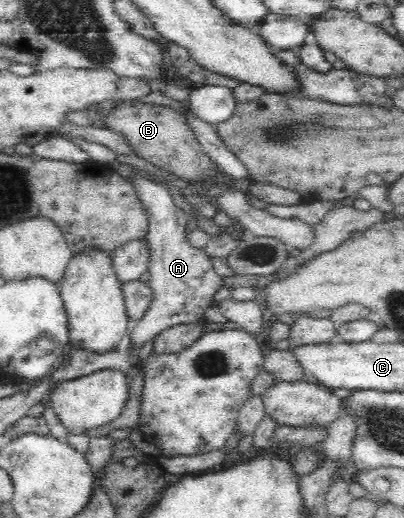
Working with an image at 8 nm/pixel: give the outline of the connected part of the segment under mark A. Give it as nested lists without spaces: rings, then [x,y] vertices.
[[[140,174],[129,179],[147,212],[148,234],[150,246],[150,263],[148,282],[152,289],[153,300],[138,325],[130,330],[125,341],[136,351],[145,342],[153,340],[167,328],[177,324],[203,322],[206,310],[215,305],[216,291],[223,286],[223,277],[214,269],[210,258],[203,250],[194,250],[186,243],[186,222],[190,218],[188,209],[176,199],[167,187],[153,177]]]

